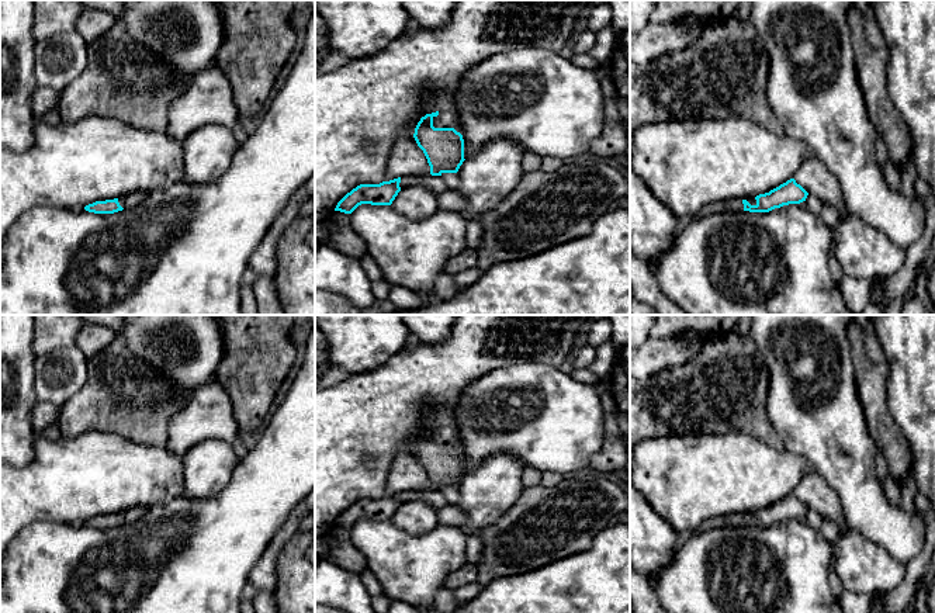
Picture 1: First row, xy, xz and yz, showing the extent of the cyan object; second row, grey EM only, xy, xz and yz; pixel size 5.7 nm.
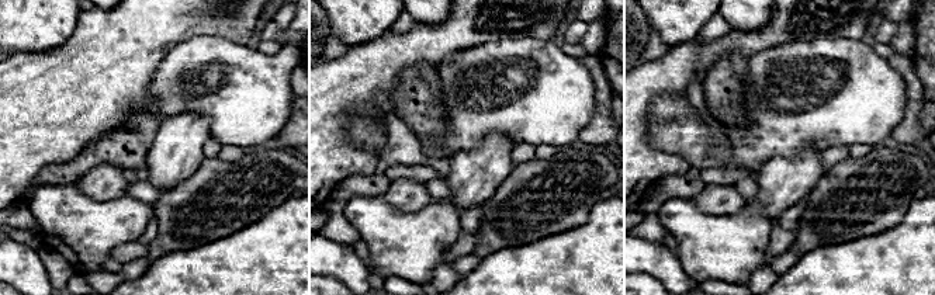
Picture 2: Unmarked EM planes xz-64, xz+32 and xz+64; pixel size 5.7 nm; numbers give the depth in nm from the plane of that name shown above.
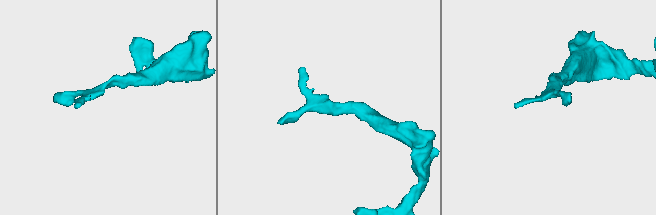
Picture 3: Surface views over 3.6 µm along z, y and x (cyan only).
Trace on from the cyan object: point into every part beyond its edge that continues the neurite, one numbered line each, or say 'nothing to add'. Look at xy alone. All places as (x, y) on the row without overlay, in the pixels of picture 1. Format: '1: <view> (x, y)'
1: xy (134, 513)

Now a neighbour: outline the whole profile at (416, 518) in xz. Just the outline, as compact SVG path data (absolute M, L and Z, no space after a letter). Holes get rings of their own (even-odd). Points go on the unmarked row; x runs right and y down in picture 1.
M422 501L406 502L398 508L391 523L409 534L419 536L439 526L437 508Z

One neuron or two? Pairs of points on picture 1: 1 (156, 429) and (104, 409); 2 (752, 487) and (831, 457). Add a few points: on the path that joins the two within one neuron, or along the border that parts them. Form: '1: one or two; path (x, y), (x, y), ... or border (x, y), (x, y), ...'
1: one; path (144, 418), (135, 409), (117, 409)
2: two; border (785, 449), (802, 456), (810, 466)

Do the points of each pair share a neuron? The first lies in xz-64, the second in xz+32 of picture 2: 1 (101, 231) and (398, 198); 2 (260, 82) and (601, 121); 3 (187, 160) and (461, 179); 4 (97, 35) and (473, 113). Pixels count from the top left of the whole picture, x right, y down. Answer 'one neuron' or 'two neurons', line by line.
1: two neurons
2: two neurons
3: one neuron
4: two neurons

